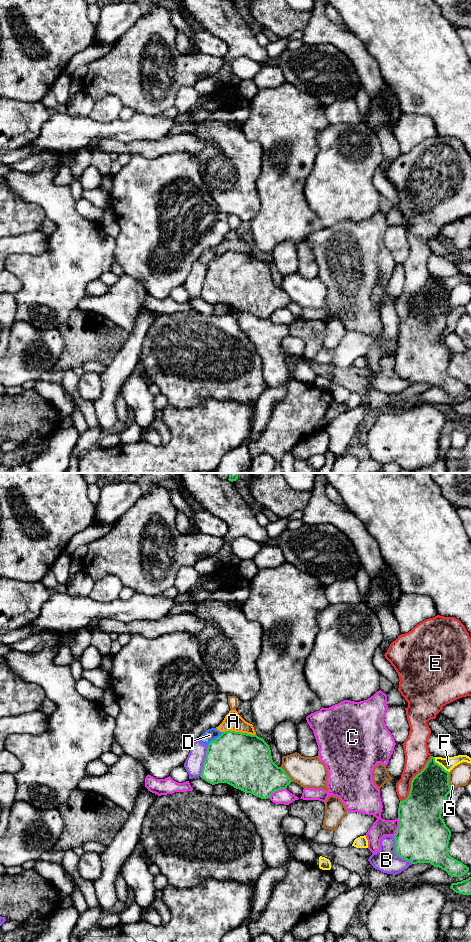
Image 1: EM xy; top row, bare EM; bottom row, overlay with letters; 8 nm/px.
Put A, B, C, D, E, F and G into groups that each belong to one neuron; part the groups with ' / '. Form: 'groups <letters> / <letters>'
groups A D / B / C / E / F / G

